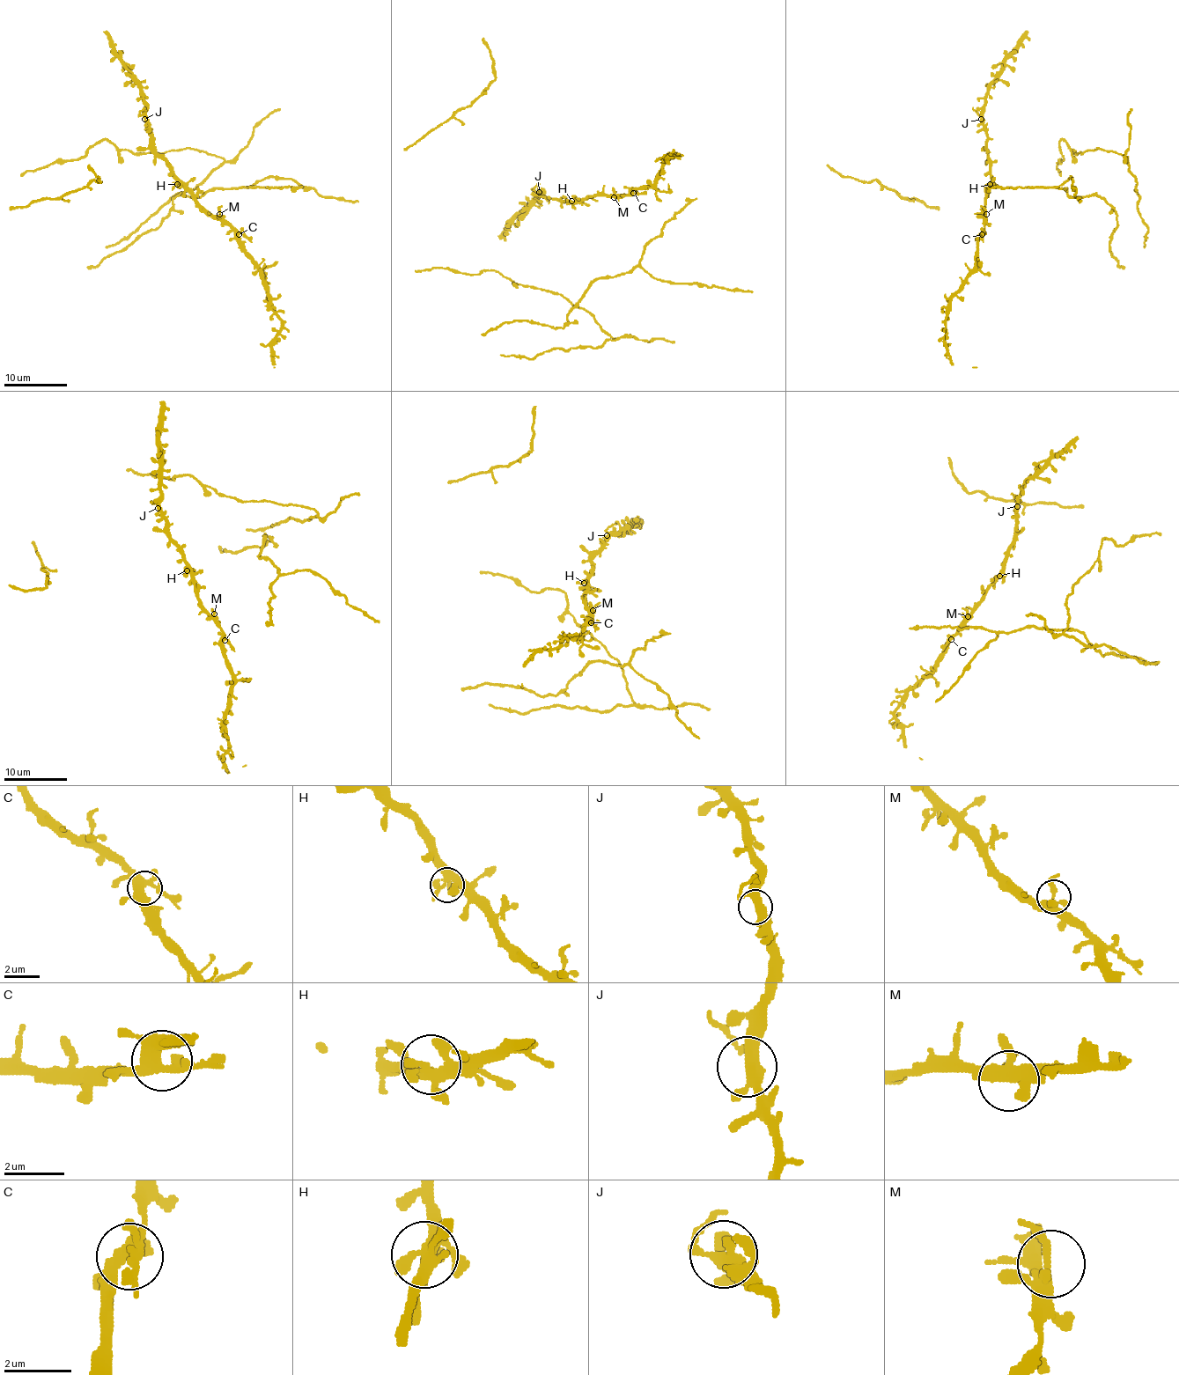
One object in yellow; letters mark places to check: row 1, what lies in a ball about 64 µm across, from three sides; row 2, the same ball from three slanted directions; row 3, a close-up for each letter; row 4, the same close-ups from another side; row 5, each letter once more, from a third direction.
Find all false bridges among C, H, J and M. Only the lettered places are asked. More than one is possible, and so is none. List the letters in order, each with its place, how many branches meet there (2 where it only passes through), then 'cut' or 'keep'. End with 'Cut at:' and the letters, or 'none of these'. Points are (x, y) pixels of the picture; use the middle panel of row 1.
C: place (633, 193); branches 5; keep
H: place (571, 201); branches 4; keep
J: place (539, 192); branches 4; keep
M: place (614, 197); branches 5; keep
Cut at: none of these

